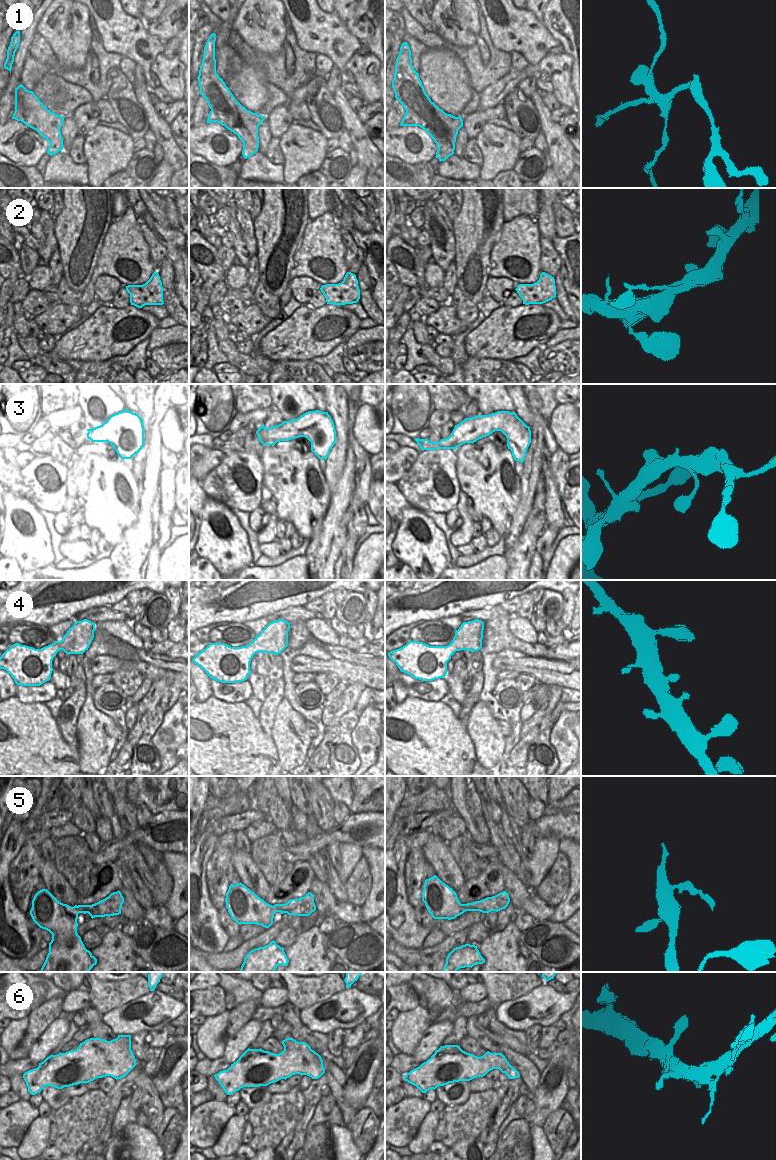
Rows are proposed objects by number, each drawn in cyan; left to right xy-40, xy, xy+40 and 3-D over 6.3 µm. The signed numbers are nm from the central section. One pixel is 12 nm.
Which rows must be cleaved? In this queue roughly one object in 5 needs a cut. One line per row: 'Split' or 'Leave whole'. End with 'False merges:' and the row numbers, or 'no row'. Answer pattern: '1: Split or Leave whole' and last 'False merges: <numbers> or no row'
1: Split
2: Leave whole
3: Leave whole
4: Leave whole
5: Split
6: Leave whole
False merges: 1, 5

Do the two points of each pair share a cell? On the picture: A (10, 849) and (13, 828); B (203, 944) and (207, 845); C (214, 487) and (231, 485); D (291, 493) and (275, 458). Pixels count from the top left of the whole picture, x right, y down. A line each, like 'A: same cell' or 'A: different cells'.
A: same cell
B: same cell
C: same cell
D: same cell

